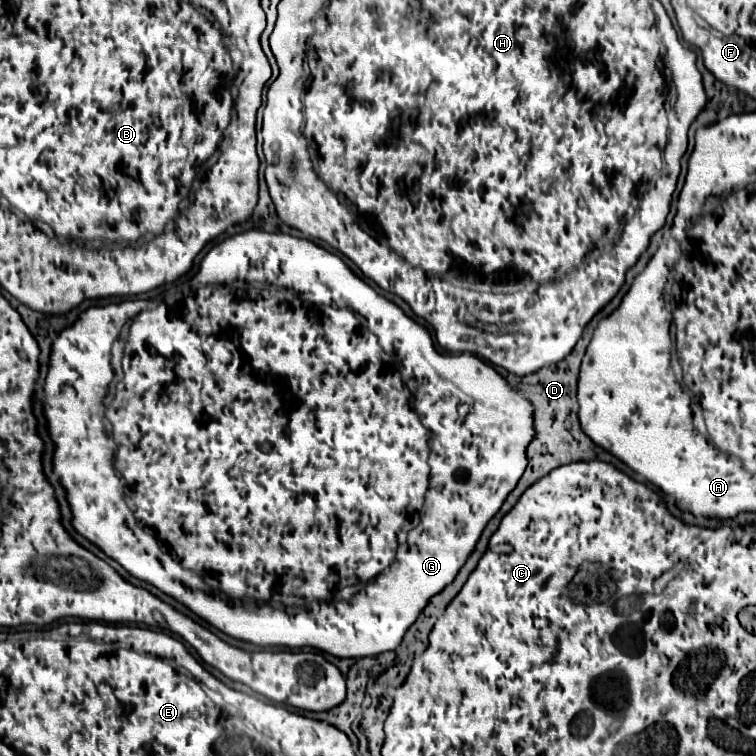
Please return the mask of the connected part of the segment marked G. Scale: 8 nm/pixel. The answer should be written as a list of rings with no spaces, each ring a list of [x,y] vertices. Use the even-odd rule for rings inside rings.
[[[250,229],[250,231],[244,231],[244,233],[238,233],[238,235],[234,235],[234,237],[228,237],[228,239],[226,239],[226,241],[222,241],[222,243],[220,243],[220,245],[216,245],[216,247],[212,247],[212,249],[210,249],[210,251],[208,251],[208,253],[206,253],[206,257],[204,257],[204,259],[202,259],[202,263],[200,263],[200,271],[198,271],[198,273],[196,273],[196,277],[194,277],[194,281],[192,281],[192,293],[190,293],[190,295],[188,295],[188,297],[182,297],[182,299],[176,299],[176,301],[168,301],[168,303],[164,303],[164,305],[158,305],[158,307],[156,307],[156,309],[152,309],[152,307],[154,307],[154,303],[152,303],[152,301],[144,301],[144,299],[126,299],[126,300],[124,300],[124,301],[122,301],[122,302],[113,302],[113,303],[112,303],[112,305],[104,305],[104,307],[90,307],[90,309],[88,309],[88,311],[84,311],[84,313],[82,313],[82,315],[80,315],[80,319],[78,319],[78,321],[76,321],[76,323],[74,323],[74,325],[72,325],[72,327],[68,327],[68,329],[64,329],[64,331],[62,331],[62,333],[60,333],[60,335],[58,335],[58,337],[56,337],[56,341],[54,341],[54,345],[52,345],[52,355],[50,355],[50,369],[48,369],[48,375],[46,375],[46,383],[44,383],[44,403],[46,403],[46,407],[44,407],[44,413],[46,413],[46,419],[48,419],[48,431],[50,431],[50,435],[52,435],[52,439],[54,439],[54,443],[56,443],[56,453],[54,453],[54,469],[56,469],[56,473],[58,473],[58,475],[60,475],[60,481],[62,481],[62,485],[64,485],[64,487],[66,487],[66,491],[68,491],[68,503],[70,503],[70,507],[72,507],[72,515],[74,515],[74,521],[72,521],[72,525],[74,525],[74,529],[76,529],[76,531],[78,531],[78,533],[82,533],[82,535],[84,535],[84,537],[86,537],[86,539],[88,539],[88,541],[92,541],[92,543],[96,543],[96,545],[98,545],[98,547],[100,547],[100,549],[102,549],[102,551],[104,551],[104,553],[106,553],[106,555],[108,555],[108,557],[112,557],[112,559],[116,559],[116,561],[118,561],[118,563],[120,563],[120,565],[122,565],[122,567],[124,567],[124,569],[126,569],[126,571],[128,571],[128,573],[132,573],[132,575],[134,575],[134,577],[138,577],[138,579],[142,579],[142,581],[148,581],[148,583],[152,583],[152,585],[154,585],[154,587],[158,587],[158,589],[160,589],[160,591],[164,591],[164,593],[168,593],[168,595],[172,595],[172,597],[174,597],[174,599],[176,599],[176,601],[180,601],[180,603],[184,603],[184,605],[186,605],[186,607],[190,607],[190,609],[192,609],[192,611],[194,611],[194,613],[196,613],[196,615],[198,615],[198,617],[202,617],[202,619],[206,619],[206,621],[208,621],[208,623],[210,623],[210,625],[214,625],[214,627],[216,627],[216,629],[220,629],[220,631],[222,631],[222,633],[226,633],[226,635],[230,635],[230,637],[234,637],[234,639],[242,639],[242,641],[248,641],[248,643],[254,643],[254,645],[262,645],[262,647],[276,647],[276,645],[282,645],[282,647],[300,647],[300,645],[302,645],[302,647],[320,647],[320,649],[322,649],[322,651],[324,651],[324,653],[330,653],[330,655],[334,655],[334,657],[354,657],[354,659],[360,659],[360,657],[366,657],[366,656],[374,656],[374,655],[378,655],[378,654],[380,654],[380,653],[383,653],[383,652],[385,652],[385,651],[388,651],[388,650],[395,650],[395,649],[396,649],[396,647],[398,647],[398,645],[399,645],[399,644],[400,644],[400,642],[401,642],[401,641],[402,641],[402,637],[404,637],[404,633],[406,633],[406,629],[408,629],[408,627],[410,627],[410,625],[412,625],[412,623],[414,623],[414,621],[416,621],[416,617],[418,617],[418,615],[420,615],[420,611],[422,611],[422,609],[424,609],[424,607],[426,607],[426,603],[428,603],[428,599],[430,599],[430,597],[432,597],[432,595],[436,595],[436,593],[440,593],[440,591],[442,591],[442,589],[444,589],[444,587],[446,587],[446,585],[448,585],[448,583],[450,583],[450,581],[452,581],[452,579],[454,579],[454,577],[456,577],[456,573],[458,573],[458,569],[460,569],[460,567],[462,567],[462,565],[464,565],[464,561],[466,561],[466,559],[468,559],[468,555],[470,555],[470,553],[472,553],[472,551],[474,551],[474,547],[476,547],[476,541],[478,541],[478,539],[480,539],[480,533],[482,533],[482,531],[484,531],[484,527],[486,527],[486,523],[488,523],[488,521],[490,521],[490,519],[492,519],[492,517],[494,517],[494,515],[496,515],[496,511],[498,511],[498,509],[500,509],[500,507],[502,507],[502,503],[504,503],[504,499],[506,499],[506,497],[508,497],[508,493],[510,493],[510,491],[512,491],[512,489],[514,489],[514,487],[516,487],[516,483],[518,483],[518,479],[520,479],[520,477],[522,477],[522,473],[524,473],[524,469],[526,469],[526,457],[524,457],[524,453],[526,453],[526,447],[528,447],[528,441],[532,441],[532,405],[530,405],[530,403],[528,403],[528,401],[526,401],[526,399],[524,399],[524,397],[520,397],[520,393],[516,393],[516,391],[514,391],[514,389],[512,389],[512,387],[510,387],[510,385],[508,385],[508,383],[506,383],[506,381],[504,381],[504,377],[500,377],[500,375],[498,375],[498,373],[496,373],[496,371],[494,371],[494,369],[492,369],[492,367],[490,367],[490,365],[486,365],[486,363],[484,363],[484,361],[482,361],[482,359],[478,359],[478,357],[474,357],[474,355],[442,355],[442,353],[438,353],[438,351],[436,351],[436,349],[434,349],[434,345],[432,345],[432,337],[430,337],[430,331],[428,331],[428,329],[426,329],[426,327],[424,327],[424,325],[420,325],[420,323],[416,323],[416,321],[414,321],[414,319],[410,319],[410,317],[408,317],[408,315],[406,315],[406,313],[402,313],[402,309],[400,309],[400,307],[398,307],[398,305],[394,305],[394,303],[390,303],[390,301],[388,301],[388,299],[384,299],[384,297],[382,297],[382,295],[378,295],[378,293],[376,293],[376,291],[374,291],[374,289],[372,289],[372,287],[370,287],[370,285],[368,285],[368,283],[364,283],[364,281],[362,281],[362,279],[358,279],[358,277],[356,277],[356,275],[354,275],[354,273],[352,273],[352,271],[350,271],[350,269],[348,269],[348,267],[346,267],[346,263],[344,263],[344,261],[342,261],[342,259],[340,259],[340,257],[338,257],[338,255],[334,255],[334,253],[330,253],[330,251],[326,251],[326,249],[324,249],[324,247],[320,247],[320,245],[316,245],[316,243],[312,243],[312,241],[308,241],[308,239],[298,239],[298,237],[292,237],[292,235],[284,235],[284,233],[266,233],[266,231],[256,231],[256,229]],[[356,313],[358,313],[358,315],[362,315],[362,317],[364,317],[364,319],[366,319],[366,323],[368,323],[368,327],[370,327],[370,329],[368,329],[368,331],[370,331],[370,333],[364,333],[364,331],[362,331],[362,329],[360,329],[360,323],[358,323],[358,319],[356,319]],[[132,315],[138,315],[138,317],[136,317],[136,319],[134,319],[134,323],[132,323],[132,327],[130,327],[130,341],[128,341],[128,345],[126,345],[126,353],[124,353],[124,359],[122,359],[122,369],[124,369],[124,379],[122,379],[122,381],[120,381],[120,383],[118,383],[118,387],[116,387],[116,397],[114,397],[114,401],[112,401],[112,405],[110,405],[110,407],[108,407],[108,421],[110,421],[110,423],[112,423],[112,439],[114,439],[114,441],[116,441],[116,443],[114,443],[114,441],[112,441],[112,439],[110,439],[110,437],[108,437],[108,433],[106,433],[106,427],[104,427],[104,411],[106,411],[106,403],[104,403],[104,393],[108,393],[108,391],[110,391],[110,385],[112,385],[112,383],[116,383],[116,371],[114,371],[114,369],[112,369],[112,363],[110,363],[110,357],[112,357],[112,343],[114,343],[114,339],[116,339],[116,335],[120,335],[120,331],[122,331],[122,327],[124,327],[124,325],[126,325],[126,323],[128,323],[128,319],[130,319],[130,317],[132,317]],[[378,341],[379,341],[379,344],[380,344],[380,345],[381,345],[381,346],[382,346],[382,348],[383,348],[383,349],[384,349],[384,351],[388,351],[388,350],[390,350],[390,351],[393,351],[393,352],[394,352],[394,353],[395,353],[395,357],[396,357],[396,359],[398,359],[398,361],[400,361],[400,363],[402,363],[402,365],[404,365],[404,368],[400,368],[400,373],[398,373],[398,371],[396,371],[396,367],[394,367],[394,359],[390,359],[390,355],[386,355],[386,353],[384,353],[384,351],[382,351],[382,349],[380,349],[380,345],[378,345]],[[116,469],[118,469],[118,473],[120,473],[120,475],[122,475],[122,477],[124,477],[124,479],[126,479],[126,485],[128,485],[128,489],[130,489],[130,491],[132,491],[132,497],[130,497],[130,501],[132,501],[132,503],[130,503],[130,508],[129,508],[129,507],[128,507],[128,505],[127,505],[127,503],[126,503],[126,494],[125,494],[125,492],[127,492],[127,489],[126,489],[126,488],[125,488],[125,487],[124,487],[124,485],[116,485]],[[130,509],[132,509],[132,511],[134,511],[134,515],[136,515],[136,517],[138,517],[138,519],[146,519],[146,523],[148,523],[148,525],[150,525],[150,527],[152,527],[152,529],[154,529],[154,533],[156,533],[156,537],[158,537],[158,541],[160,541],[160,543],[162,543],[162,545],[166,545],[166,549],[168,549],[168,551],[170,551],[170,553],[172,553],[172,555],[174,555],[174,557],[176,557],[176,559],[180,559],[180,561],[182,561],[182,563],[184,563],[184,565],[186,565],[186,567],[190,567],[190,569],[196,569],[196,571],[200,571],[200,573],[208,573],[208,575],[210,575],[210,577],[208,577],[208,579],[206,579],[206,583],[208,583],[208,585],[210,585],[210,589],[212,589],[212,591],[216,591],[216,593],[212,593],[212,591],[198,591],[198,589],[190,589],[190,587],[186,587],[186,585],[184,585],[184,583],[182,583],[182,581],[178,581],[178,579],[176,579],[176,577],[172,577],[172,575],[168,575],[168,577],[164,577],[164,579],[162,579],[162,577],[160,577],[160,561],[158,561],[158,559],[156,559],[156,557],[154,557],[154,555],[150,555],[150,553],[148,553],[148,551],[146,551],[146,549],[142,549],[142,547],[140,547],[140,543],[138,543],[138,539],[136,539],[136,535],[134,535],[134,533],[132,533],[132,529],[130,529],[130,527],[128,527],[128,523],[126,523],[126,519],[124,519],[124,517],[125,517],[125,516],[126,516],[126,515],[127,515],[127,514],[128,514],[128,512],[129,512],[129,511],[131,511],[131,510],[130,510]],[[342,577],[348,577],[348,579],[350,579],[350,583],[354,583],[354,579],[358,579],[358,581],[360,581],[360,583],[364,583],[364,587],[362,587],[362,589],[360,589],[360,593],[356,593],[356,595],[352,595],[352,599],[350,599],[350,601],[344,601],[344,599],[334,599],[334,593],[336,593],[336,589],[340,589],[340,587],[344,587],[344,585],[346,585],[346,583],[348,583],[348,581],[346,581],[346,579],[342,579]],[[298,599],[300,599],[300,601],[302,601],[302,609],[300,609],[300,611],[298,611],[298,613],[288,613],[288,611],[286,611],[286,607],[290,607],[290,605],[292,605],[292,603],[298,603]]]

